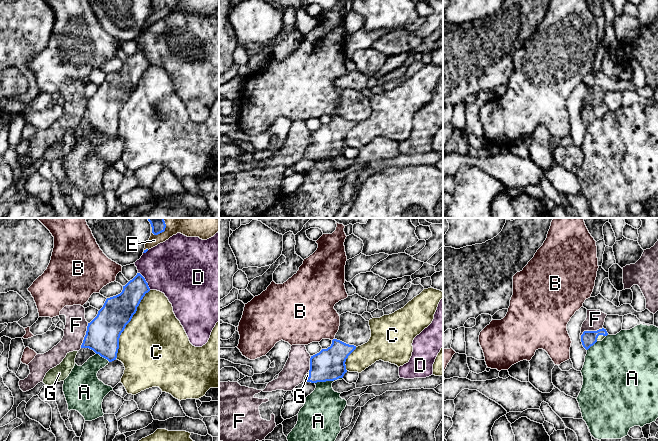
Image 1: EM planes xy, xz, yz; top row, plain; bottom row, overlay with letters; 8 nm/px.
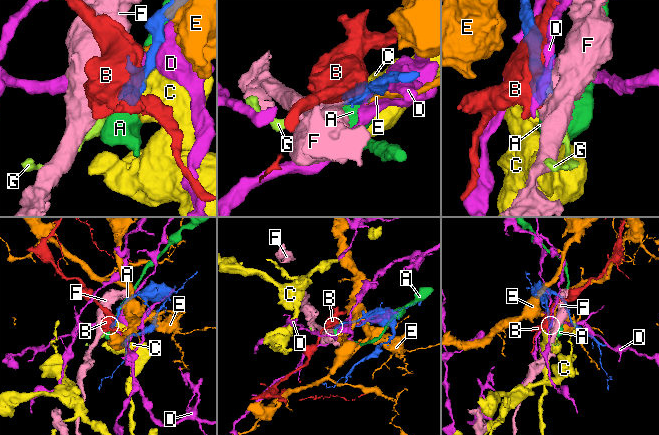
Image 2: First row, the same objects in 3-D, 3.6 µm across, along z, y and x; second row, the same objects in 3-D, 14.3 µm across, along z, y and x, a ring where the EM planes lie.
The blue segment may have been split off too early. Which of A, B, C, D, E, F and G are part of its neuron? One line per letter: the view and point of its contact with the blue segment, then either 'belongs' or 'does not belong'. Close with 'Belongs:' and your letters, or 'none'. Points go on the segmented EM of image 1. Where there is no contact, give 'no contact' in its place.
A: xz (328, 380) | does not belong
B: xz (333, 339) | does not belong
C: xy (127, 323) | does not belong
D: xy (145, 281) | does not belong
E: xy (164, 229) | does not belong
F: yz (589, 331) | does not belong
G: yz (599, 334) | belongs
Belongs: G

